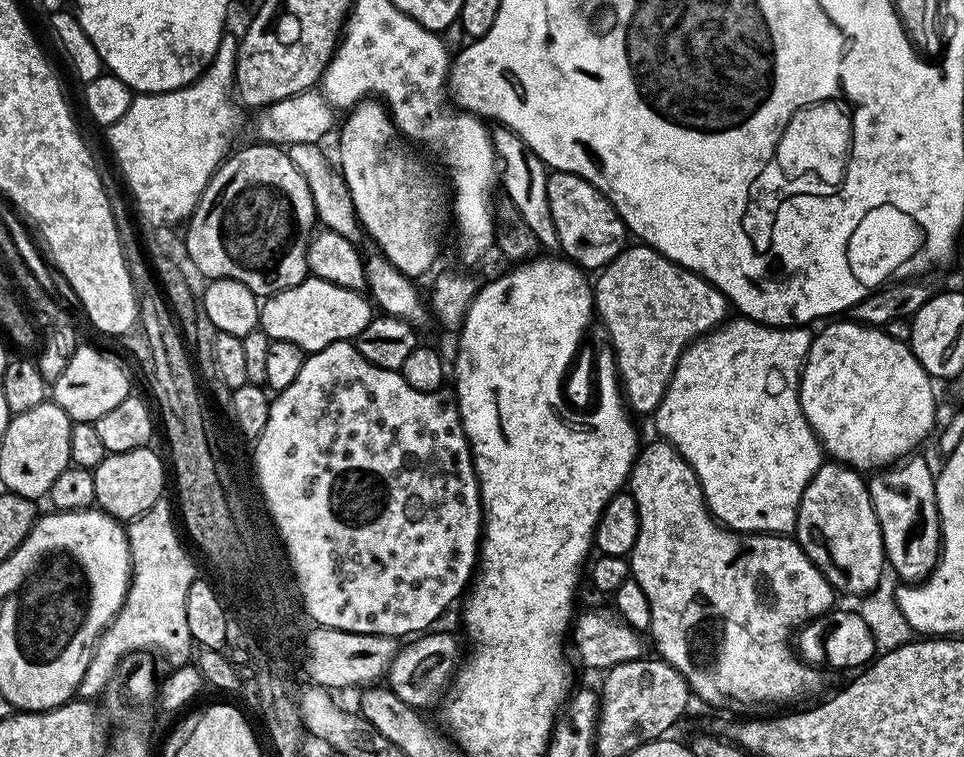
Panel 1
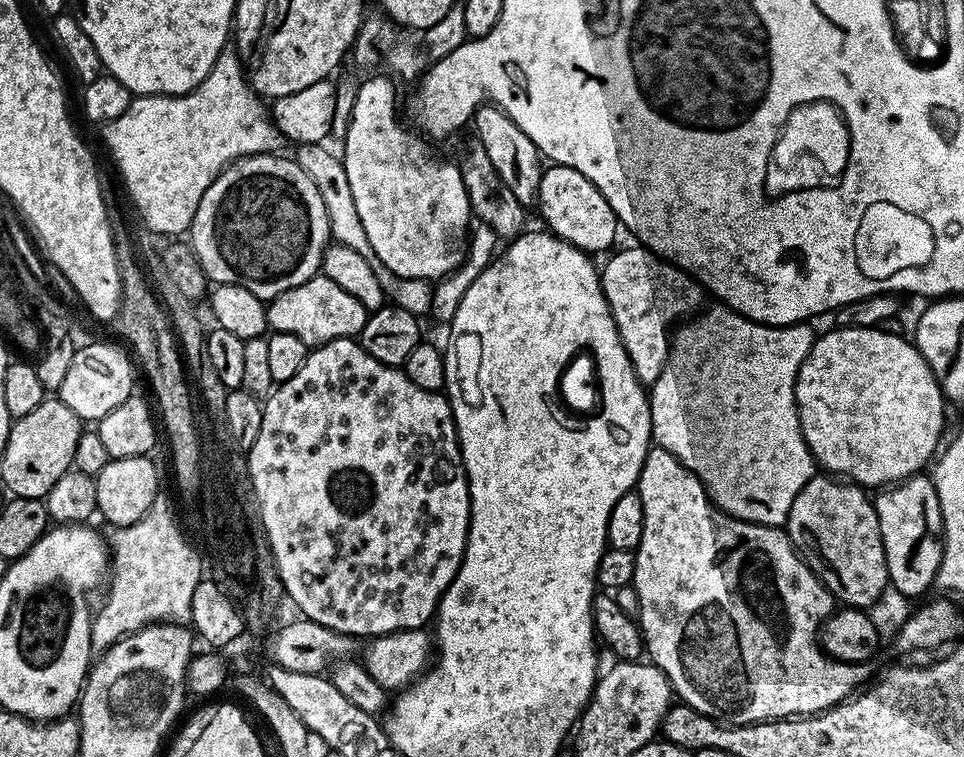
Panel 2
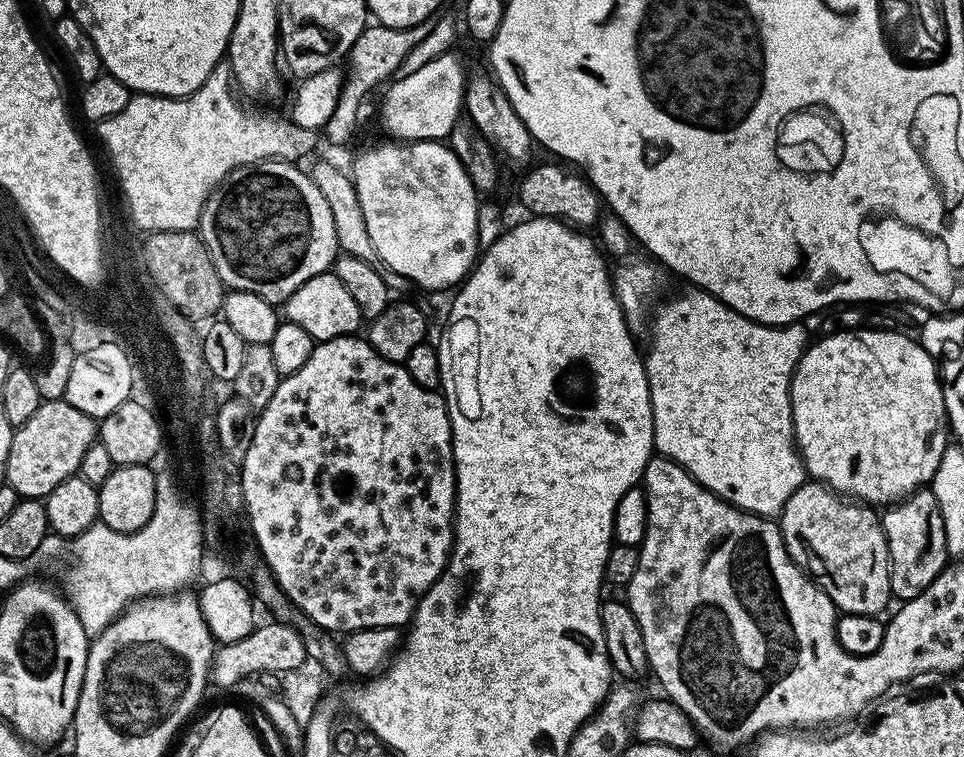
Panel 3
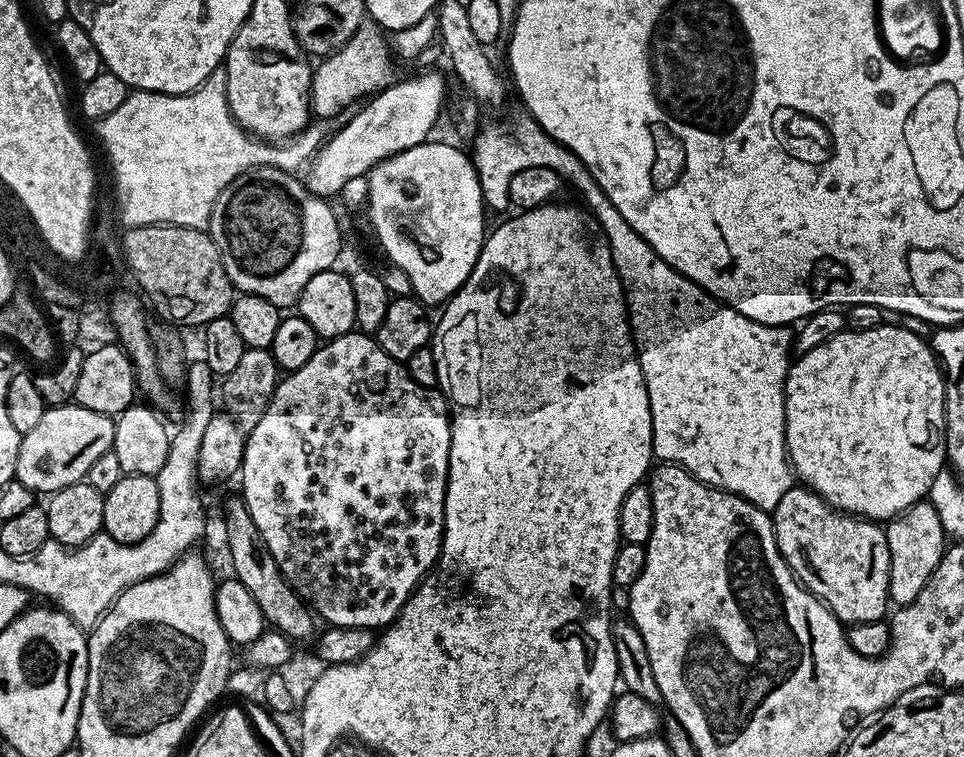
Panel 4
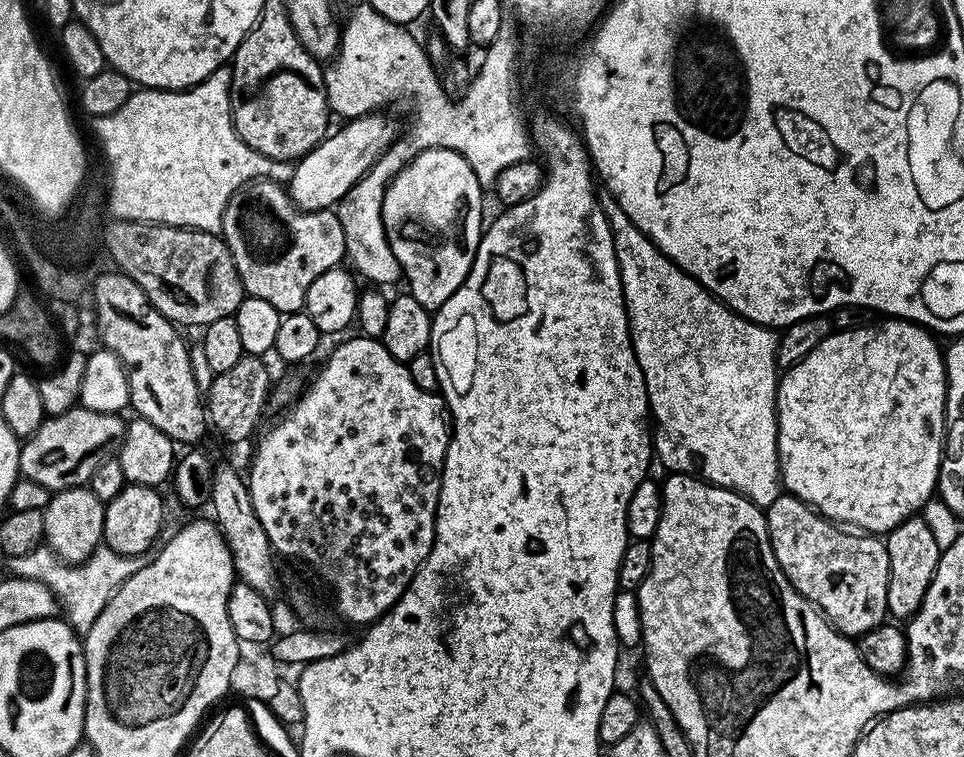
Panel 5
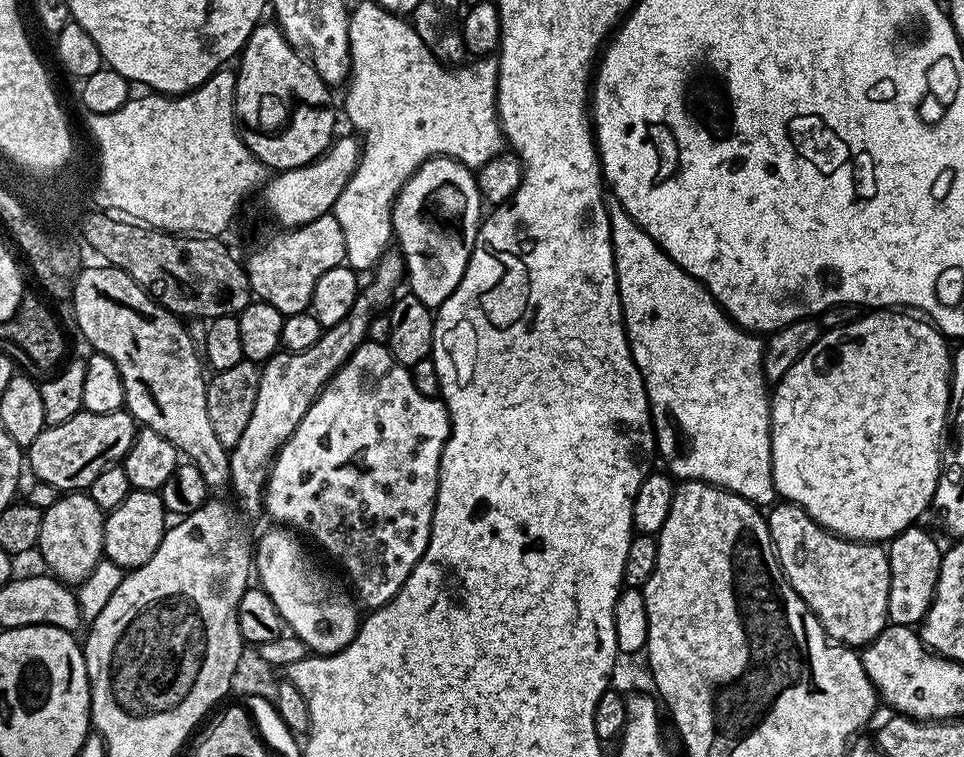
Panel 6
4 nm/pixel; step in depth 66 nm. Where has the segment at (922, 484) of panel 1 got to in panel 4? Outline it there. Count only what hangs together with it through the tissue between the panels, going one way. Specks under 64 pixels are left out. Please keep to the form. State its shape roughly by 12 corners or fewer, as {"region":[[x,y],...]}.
{"region":[[921,502],[886,528],[888,594],[912,604],[946,551],[938,510]]}

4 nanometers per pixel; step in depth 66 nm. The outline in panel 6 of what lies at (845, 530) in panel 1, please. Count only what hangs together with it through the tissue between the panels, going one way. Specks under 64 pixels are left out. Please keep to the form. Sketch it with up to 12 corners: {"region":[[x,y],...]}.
{"region":[[796,504],[766,519],[784,577],[837,644],[889,623],[887,551]]}

